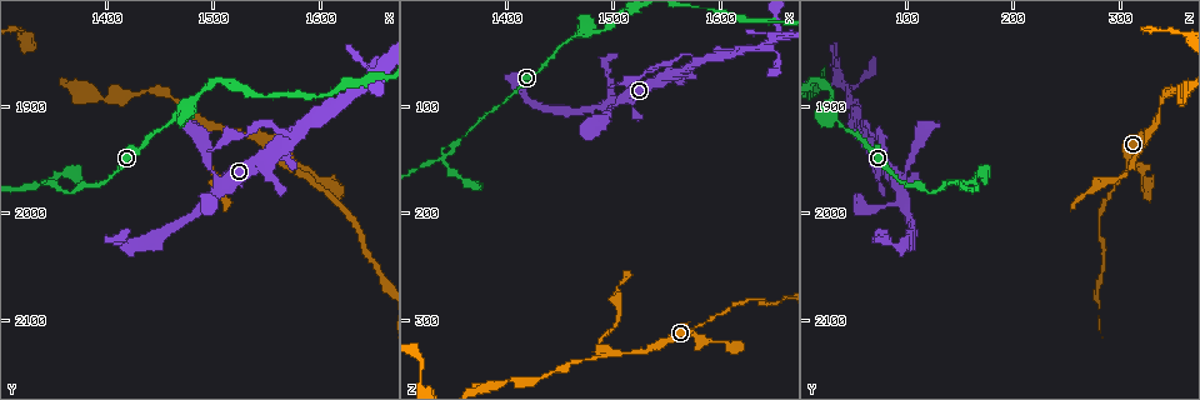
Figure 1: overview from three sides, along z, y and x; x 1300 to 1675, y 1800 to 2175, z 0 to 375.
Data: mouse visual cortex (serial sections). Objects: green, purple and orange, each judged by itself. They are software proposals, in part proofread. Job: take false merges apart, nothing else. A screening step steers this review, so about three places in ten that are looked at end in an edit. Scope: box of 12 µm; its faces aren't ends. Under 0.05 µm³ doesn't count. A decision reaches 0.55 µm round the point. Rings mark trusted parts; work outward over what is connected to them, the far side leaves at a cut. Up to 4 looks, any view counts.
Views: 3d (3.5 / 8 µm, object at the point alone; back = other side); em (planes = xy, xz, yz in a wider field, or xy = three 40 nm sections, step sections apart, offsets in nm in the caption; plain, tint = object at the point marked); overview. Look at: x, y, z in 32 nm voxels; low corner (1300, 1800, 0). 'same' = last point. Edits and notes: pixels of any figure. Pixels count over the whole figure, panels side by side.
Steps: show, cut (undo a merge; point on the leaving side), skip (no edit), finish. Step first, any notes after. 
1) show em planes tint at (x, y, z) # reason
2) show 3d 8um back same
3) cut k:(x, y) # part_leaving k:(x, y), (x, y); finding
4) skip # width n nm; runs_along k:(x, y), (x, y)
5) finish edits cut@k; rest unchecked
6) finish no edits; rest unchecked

show em planes tint at (1498, 1992, 90) # three-way junction

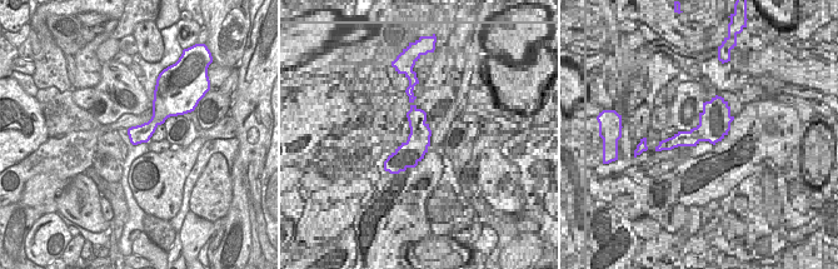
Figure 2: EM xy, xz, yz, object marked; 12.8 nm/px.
show 3d 3.5um back same # wider look

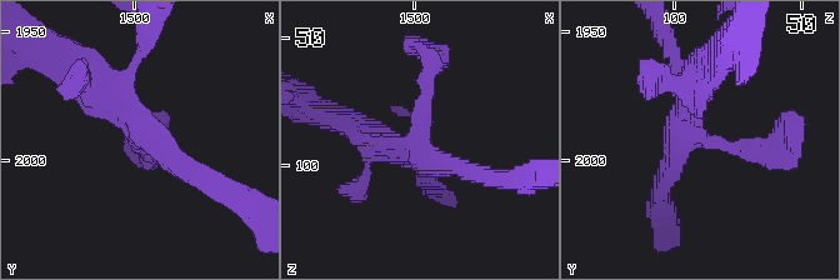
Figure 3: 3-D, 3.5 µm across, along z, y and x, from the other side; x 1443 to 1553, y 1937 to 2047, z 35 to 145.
skip # all the same cell

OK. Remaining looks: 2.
show 3d 3.5um at (1578, 1922, 58) # side arm on a straight run

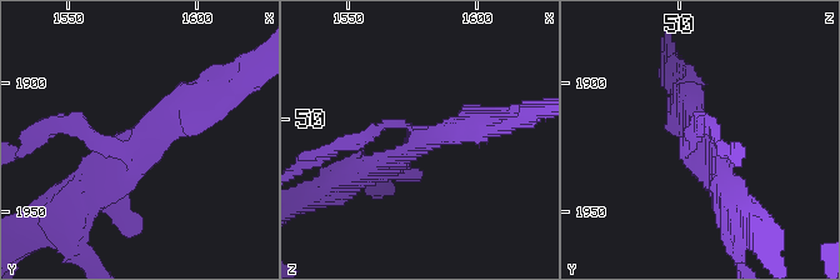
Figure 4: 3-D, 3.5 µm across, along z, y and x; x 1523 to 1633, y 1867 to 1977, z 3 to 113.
show em xy step 1 tint at (1579, 1924, 58) # need the tissue

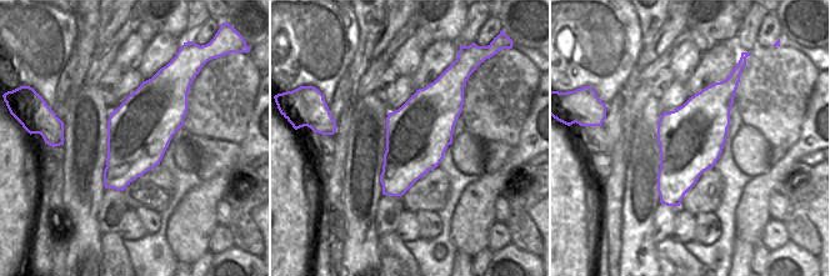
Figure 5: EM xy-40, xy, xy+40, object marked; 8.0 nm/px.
skip # arm_widths 200, 300, 300 nm; runs_along 4:(86, 198), (201, 90); all the same cell

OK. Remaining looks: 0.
finish no edits; rest unchecked

